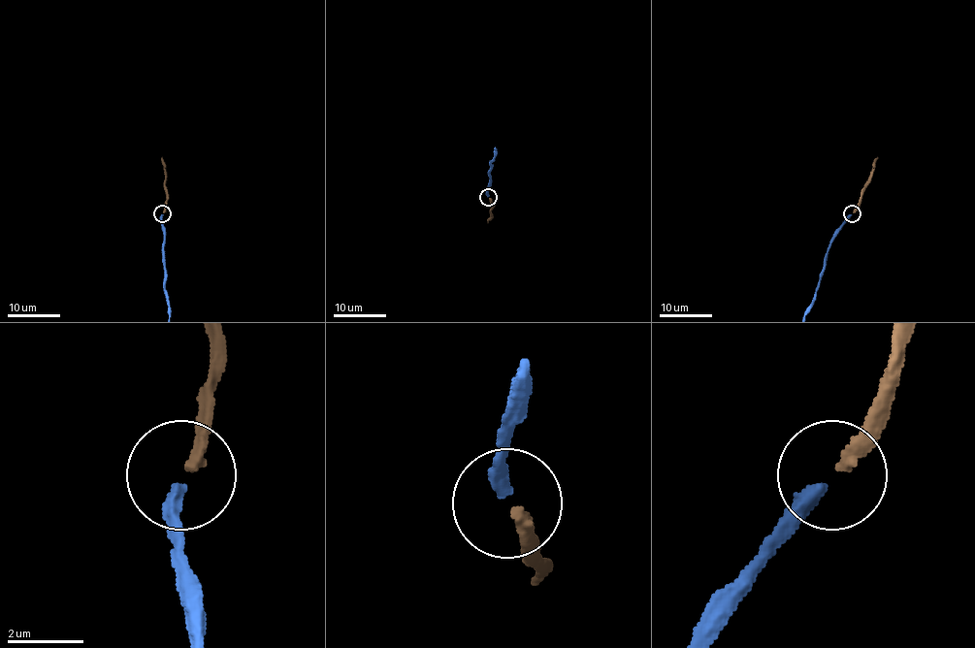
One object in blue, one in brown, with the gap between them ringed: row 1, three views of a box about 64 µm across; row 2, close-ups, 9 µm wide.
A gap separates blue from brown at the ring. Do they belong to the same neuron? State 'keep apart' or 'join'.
join

